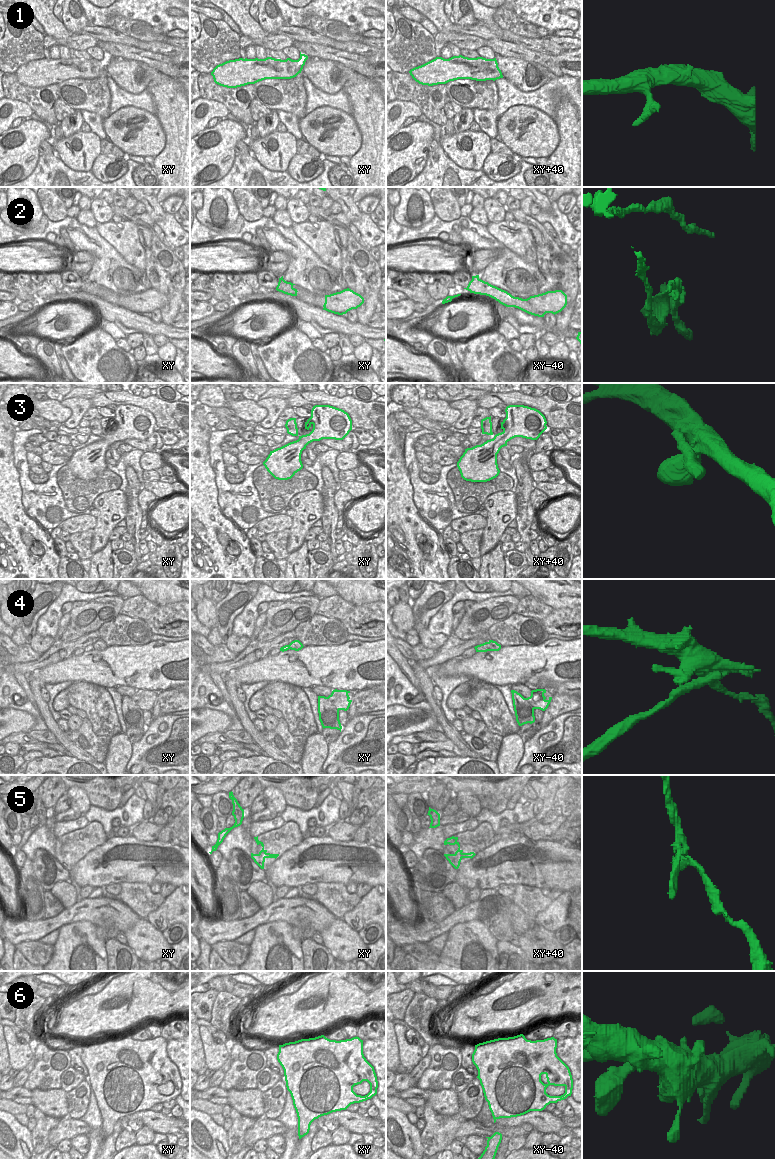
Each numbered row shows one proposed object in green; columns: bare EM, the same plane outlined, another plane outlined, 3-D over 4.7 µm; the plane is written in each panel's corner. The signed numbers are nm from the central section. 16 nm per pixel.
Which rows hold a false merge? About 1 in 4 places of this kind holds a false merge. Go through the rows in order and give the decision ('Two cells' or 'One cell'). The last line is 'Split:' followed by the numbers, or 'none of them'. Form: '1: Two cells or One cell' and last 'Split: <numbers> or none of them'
1: One cell
2: Two cells
3: One cell
4: Two cells
5: One cell
6: One cell
Split: 2, 4.

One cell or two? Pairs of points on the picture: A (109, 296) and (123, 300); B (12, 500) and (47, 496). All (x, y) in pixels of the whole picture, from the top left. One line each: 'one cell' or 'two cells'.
A: one cell
B: two cells

